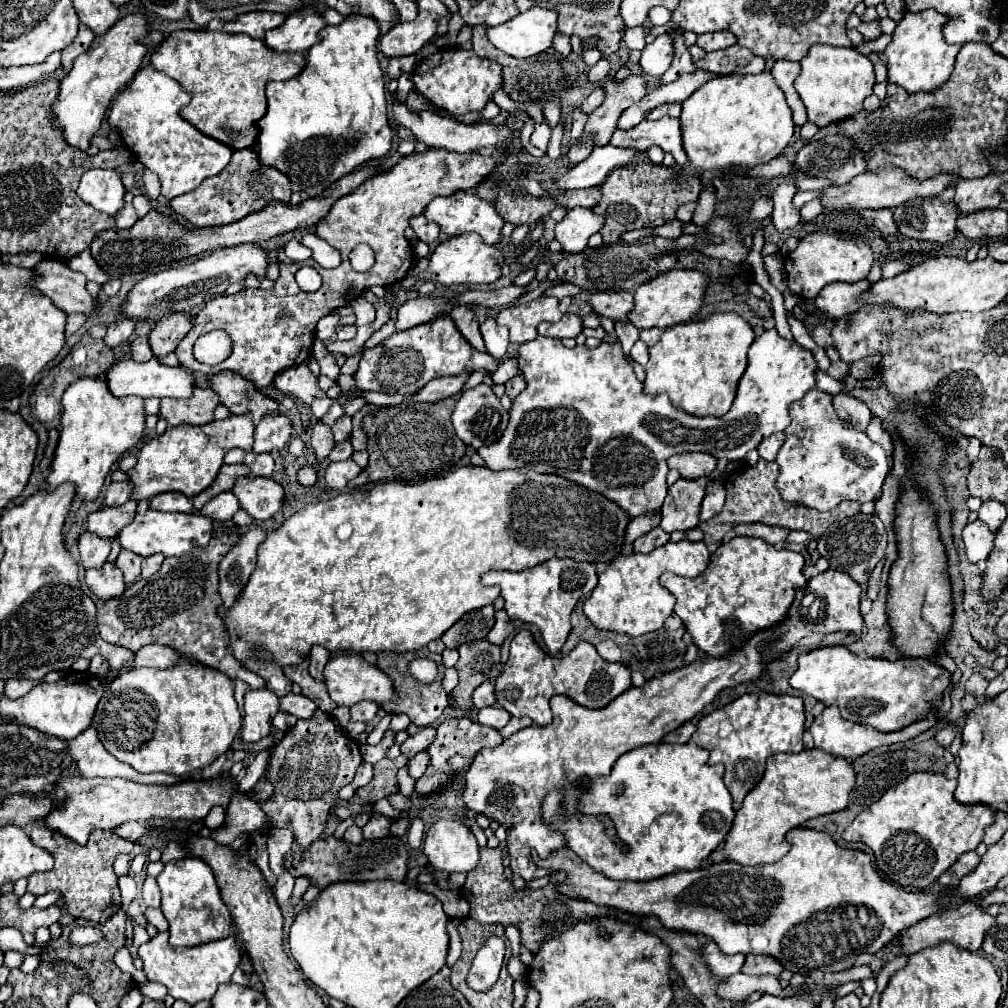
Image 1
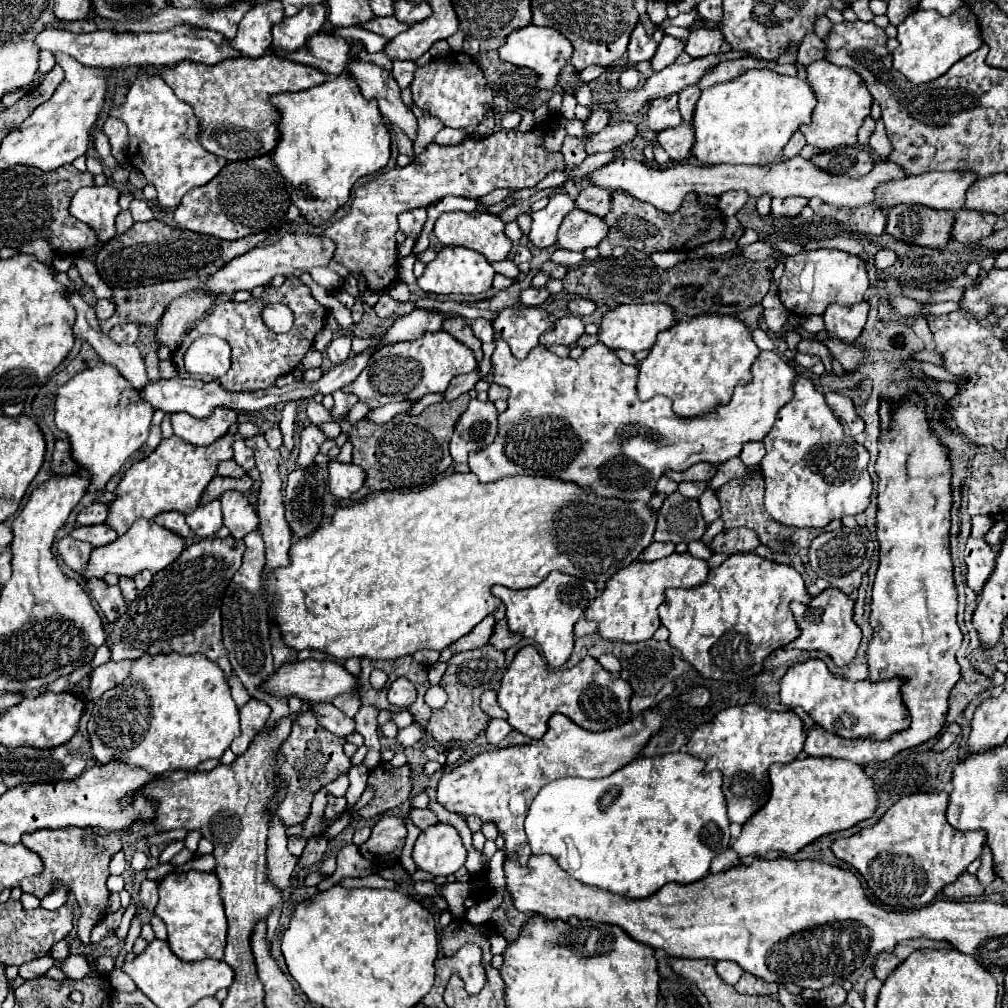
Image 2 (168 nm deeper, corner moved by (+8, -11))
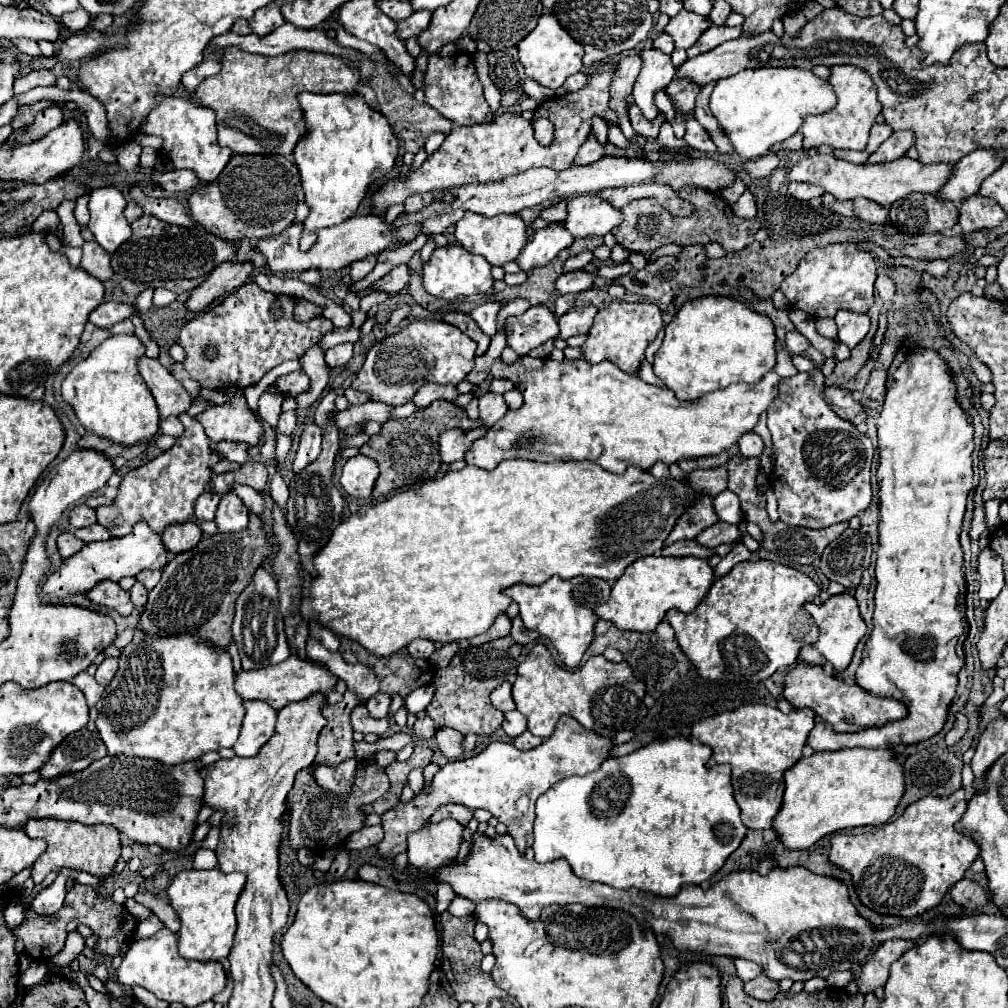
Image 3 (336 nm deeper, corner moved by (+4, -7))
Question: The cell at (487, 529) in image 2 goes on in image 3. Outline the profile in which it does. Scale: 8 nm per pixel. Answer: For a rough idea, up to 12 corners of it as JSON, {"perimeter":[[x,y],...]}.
{"perimeter":[[594,462],[466,466],[364,504],[302,620],[374,656],[514,584],[618,580],[698,496]]}

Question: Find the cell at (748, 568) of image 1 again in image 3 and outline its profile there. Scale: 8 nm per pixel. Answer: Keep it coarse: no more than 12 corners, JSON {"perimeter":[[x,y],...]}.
{"perimeter":[[738,562],[666,622],[706,680],[762,682],[818,628],[820,588]]}

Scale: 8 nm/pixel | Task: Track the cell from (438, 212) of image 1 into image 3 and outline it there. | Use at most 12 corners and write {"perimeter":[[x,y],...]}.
{"perimeter":[[464,212],[454,238],[492,266],[516,260],[526,244],[518,214]]}

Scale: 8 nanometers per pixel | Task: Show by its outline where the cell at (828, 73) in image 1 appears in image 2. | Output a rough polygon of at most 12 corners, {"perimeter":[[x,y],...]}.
{"perimeter":[[808,66],[818,104],[800,132],[822,150],[854,146],[872,94],[860,76]]}

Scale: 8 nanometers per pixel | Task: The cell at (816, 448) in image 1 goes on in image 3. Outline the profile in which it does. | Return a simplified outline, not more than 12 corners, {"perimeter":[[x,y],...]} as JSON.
{"perimeter":[[818,368],[768,408],[780,520],[828,528],[872,500],[874,446]]}

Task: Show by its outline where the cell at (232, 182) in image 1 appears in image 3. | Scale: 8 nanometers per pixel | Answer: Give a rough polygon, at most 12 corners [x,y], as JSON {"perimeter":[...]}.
{"perimeter":[[234,154],[188,196],[192,220],[230,242],[294,222],[292,158]]}

